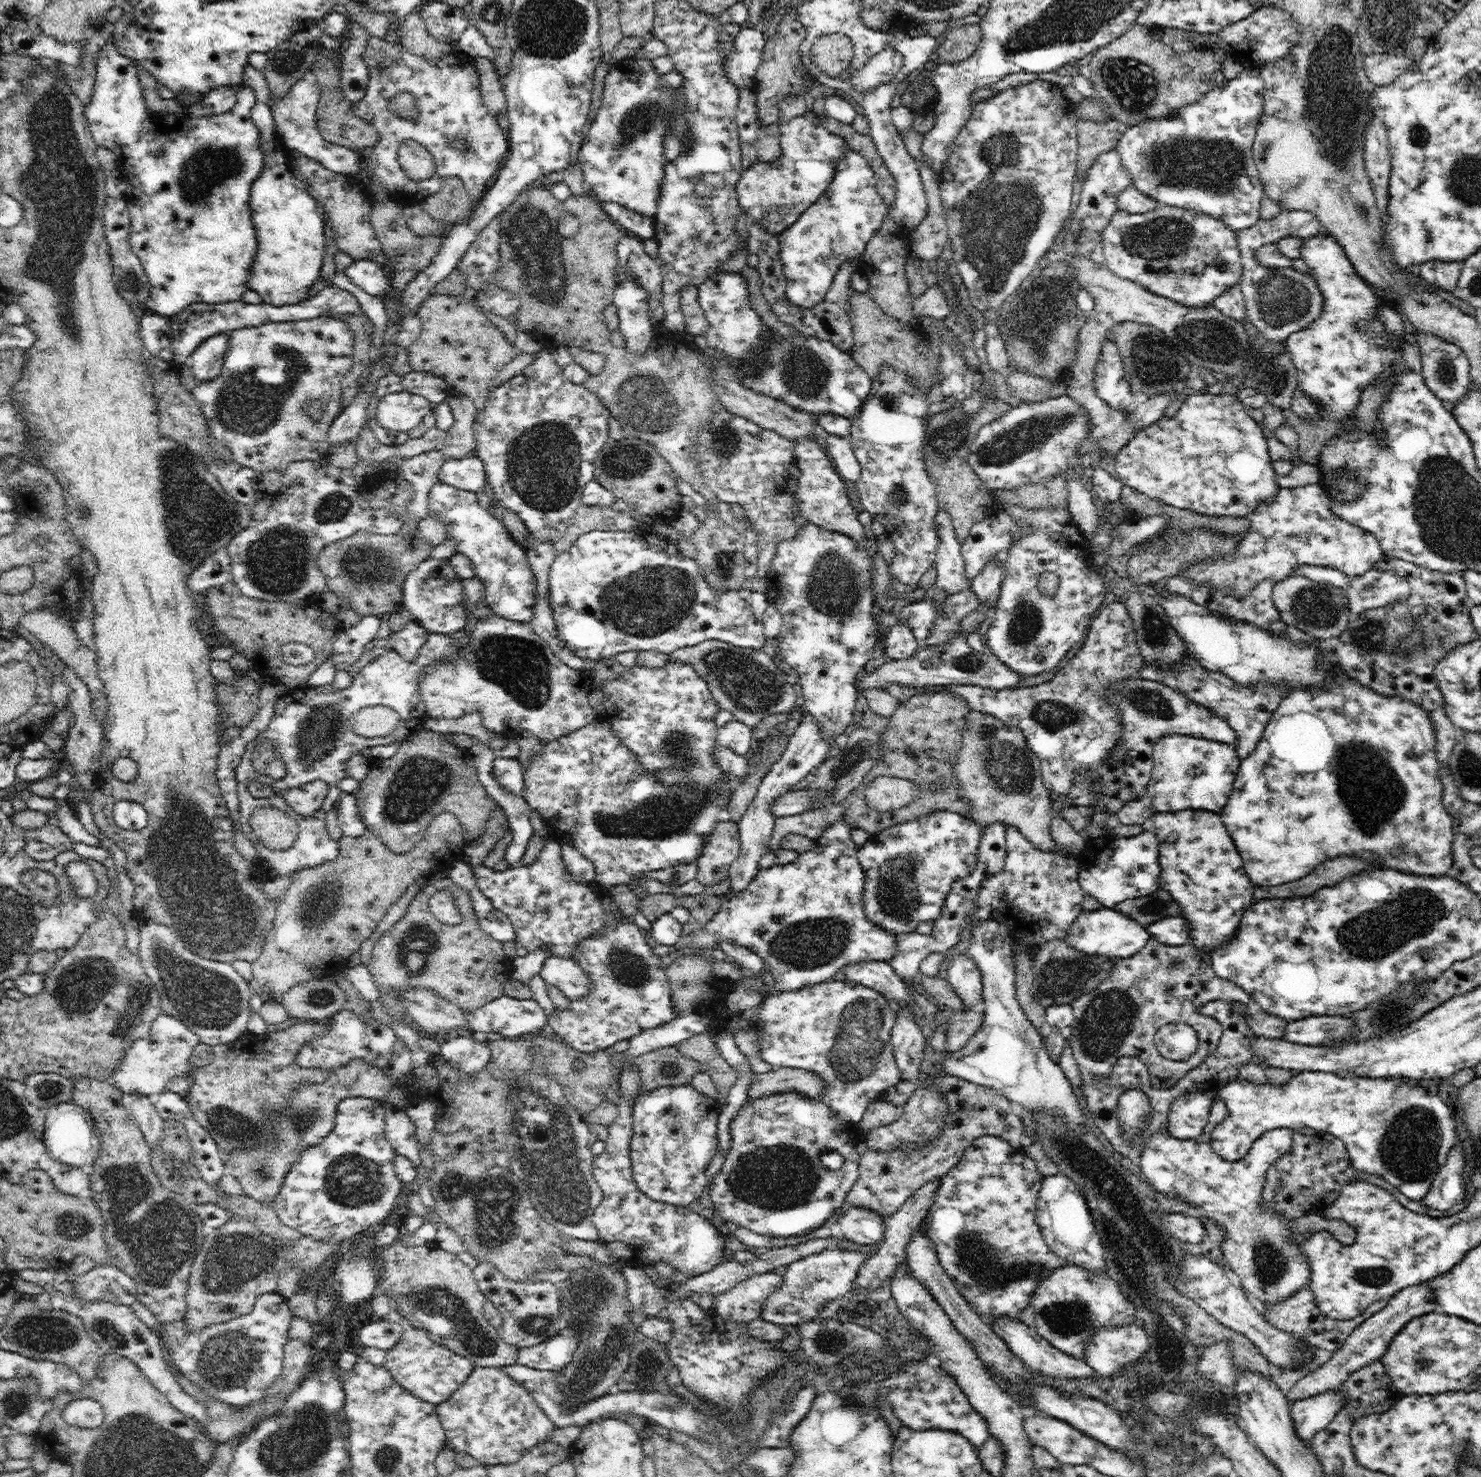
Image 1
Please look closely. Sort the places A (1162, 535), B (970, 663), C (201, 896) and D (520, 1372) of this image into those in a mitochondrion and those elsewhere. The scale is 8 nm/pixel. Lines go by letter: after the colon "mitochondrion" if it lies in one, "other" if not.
A: other
B: mitochondrion
C: mitochondrion
D: other

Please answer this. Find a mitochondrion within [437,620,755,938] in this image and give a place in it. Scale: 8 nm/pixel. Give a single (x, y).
(522, 667)

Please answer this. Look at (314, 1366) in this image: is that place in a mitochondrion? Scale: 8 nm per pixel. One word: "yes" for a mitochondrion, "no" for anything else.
no

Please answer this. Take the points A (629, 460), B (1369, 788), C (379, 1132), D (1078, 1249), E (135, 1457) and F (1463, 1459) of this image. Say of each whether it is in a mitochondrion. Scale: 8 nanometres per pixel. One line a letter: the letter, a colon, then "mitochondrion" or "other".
A: mitochondrion
B: mitochondrion
C: other
D: other
E: mitochondrion
F: other

